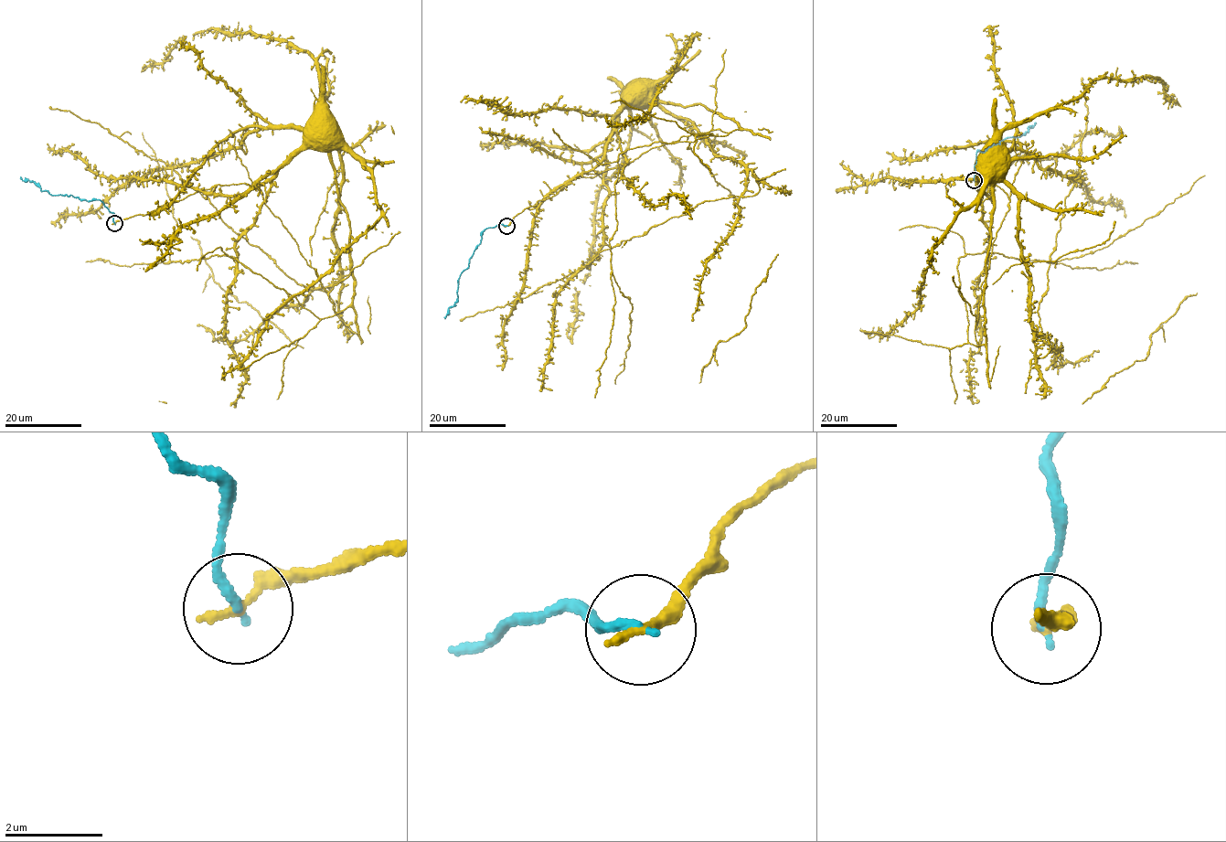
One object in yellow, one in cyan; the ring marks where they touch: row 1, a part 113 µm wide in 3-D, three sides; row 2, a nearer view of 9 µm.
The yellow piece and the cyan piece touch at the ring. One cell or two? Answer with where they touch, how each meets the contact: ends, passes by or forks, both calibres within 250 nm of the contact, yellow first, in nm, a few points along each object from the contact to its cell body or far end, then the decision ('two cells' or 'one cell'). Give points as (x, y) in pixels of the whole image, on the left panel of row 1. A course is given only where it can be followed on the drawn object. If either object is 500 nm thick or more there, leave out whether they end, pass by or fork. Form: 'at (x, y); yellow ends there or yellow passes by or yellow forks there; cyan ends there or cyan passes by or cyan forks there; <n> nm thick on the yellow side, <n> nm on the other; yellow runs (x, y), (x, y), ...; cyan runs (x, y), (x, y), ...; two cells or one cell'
at (114, 223); yellow ends there; cyan ends there; 240 nm thick on the yellow side, 180 nm on the other; yellow runs (114, 223), (218, 185), (253, 186), (335, 314), (319, 319), (234, 256), (168, 259), (176, 223), (142, 132); cyan runs (114, 223), (112, 213), (100, 199), (88, 201), (71, 195), (51, 195), (20, 177); two cells

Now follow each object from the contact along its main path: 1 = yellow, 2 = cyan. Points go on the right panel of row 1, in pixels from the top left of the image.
1: (974, 180), (1009, 200), (981, 284), (976, 346), (959, 258), (1081, 257), (1205, 175)
2: (974, 180), (978, 151), (984, 152), (994, 143), (1025, 134), (1028, 126), (1037, 123)

